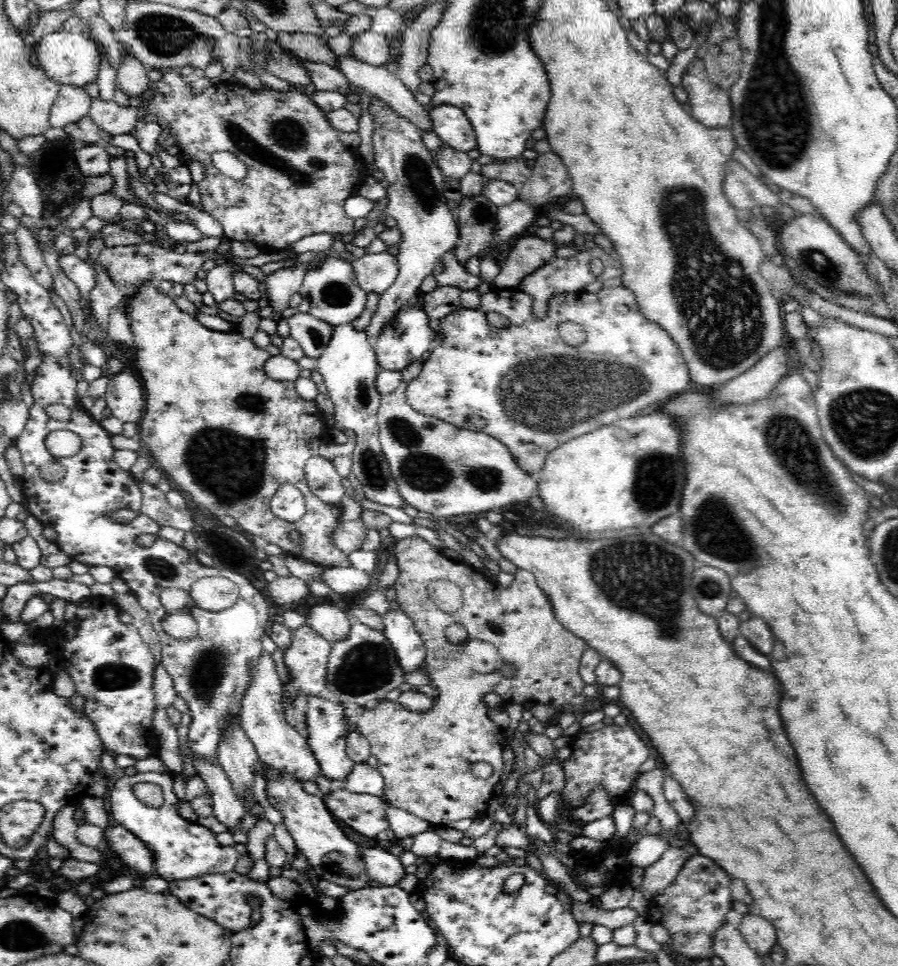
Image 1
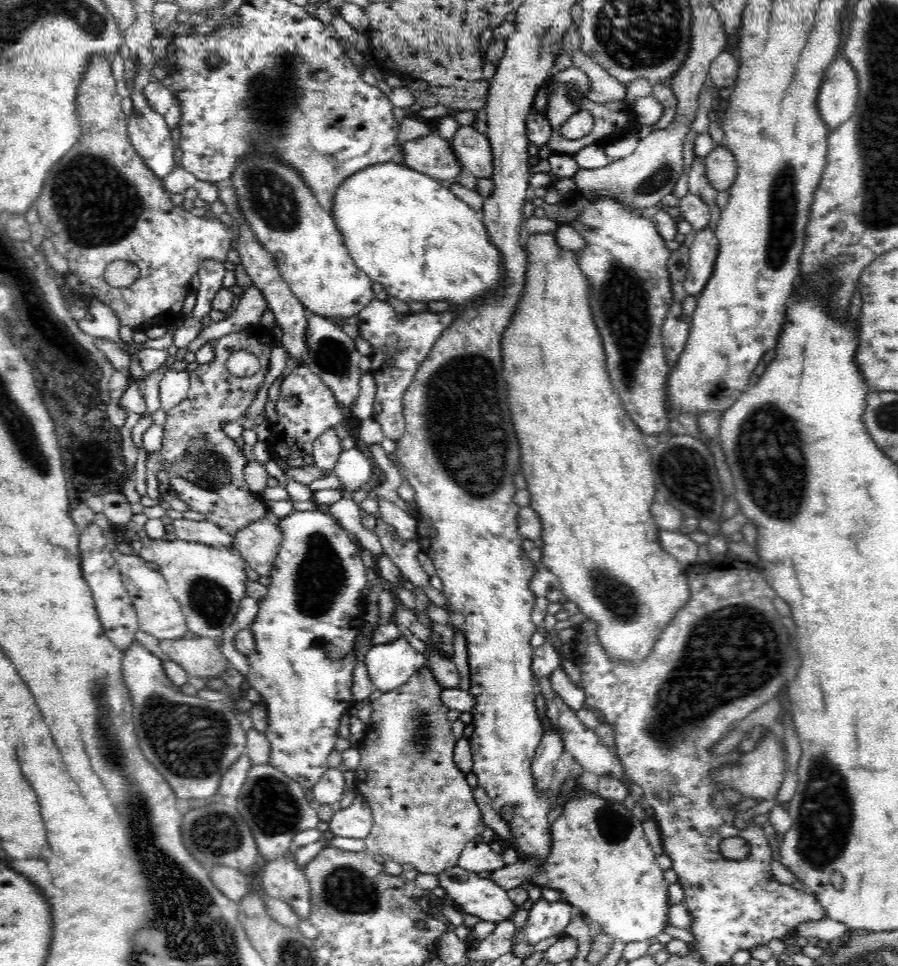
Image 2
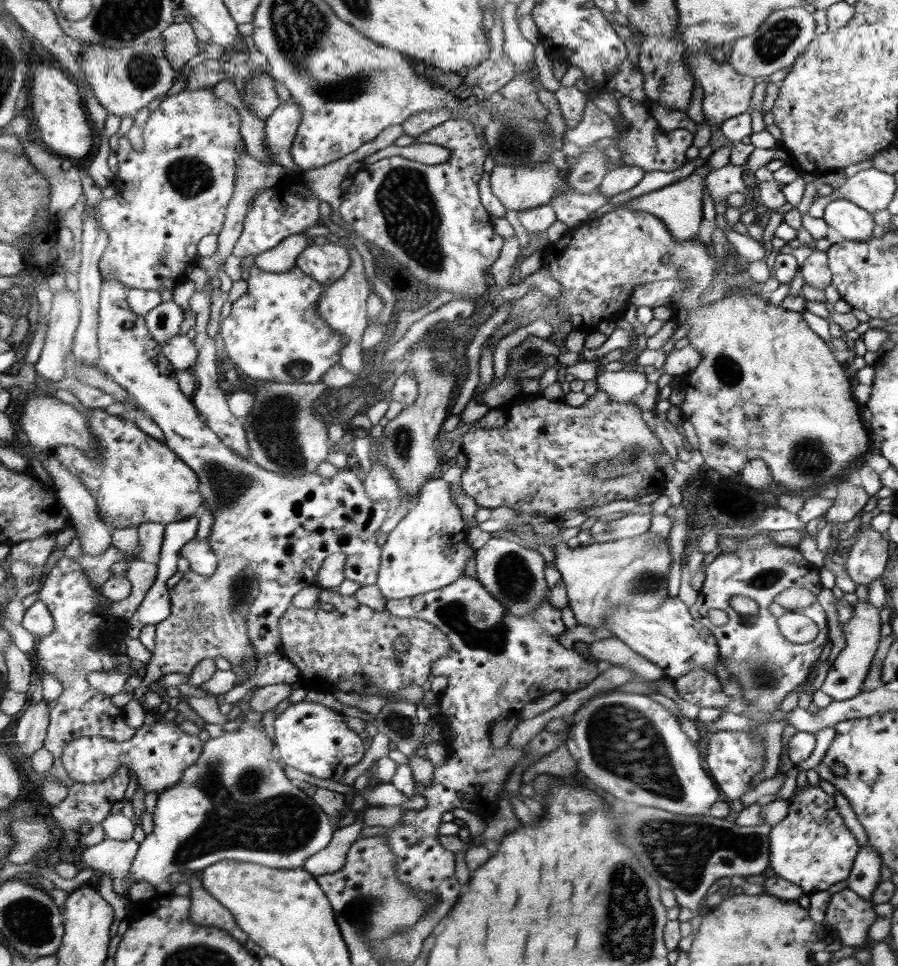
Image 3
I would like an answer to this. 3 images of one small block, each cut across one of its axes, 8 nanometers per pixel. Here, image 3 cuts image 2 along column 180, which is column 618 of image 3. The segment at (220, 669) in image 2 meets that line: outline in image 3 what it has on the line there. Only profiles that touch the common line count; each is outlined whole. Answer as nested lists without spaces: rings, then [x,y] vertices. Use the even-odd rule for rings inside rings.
[[[616,637],[604,638],[590,643],[590,654],[598,661],[608,660],[611,665],[623,666],[636,672],[639,680],[658,681],[665,678],[661,668],[634,652]]]

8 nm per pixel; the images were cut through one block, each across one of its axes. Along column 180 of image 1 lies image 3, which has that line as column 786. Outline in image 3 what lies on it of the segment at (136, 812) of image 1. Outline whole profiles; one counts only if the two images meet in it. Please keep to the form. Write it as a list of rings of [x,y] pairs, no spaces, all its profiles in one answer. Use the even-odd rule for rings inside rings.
[[[807,784],[803,790],[796,788],[787,801],[788,814],[784,820],[771,827],[769,832],[769,866],[774,874],[800,886],[805,894],[827,891],[832,885],[846,881],[846,878],[850,877],[854,859],[861,847],[838,813],[834,797],[830,797],[819,786]]]

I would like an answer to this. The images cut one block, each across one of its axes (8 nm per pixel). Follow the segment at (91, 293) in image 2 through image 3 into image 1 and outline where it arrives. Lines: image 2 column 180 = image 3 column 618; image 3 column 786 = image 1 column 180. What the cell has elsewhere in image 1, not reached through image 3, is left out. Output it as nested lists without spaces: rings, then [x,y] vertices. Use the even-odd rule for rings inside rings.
[[[144,282],[144,284],[138,284],[136,287],[132,295],[125,297],[126,304],[124,304],[124,309],[128,311],[128,317],[130,317],[130,328],[133,334],[132,345],[136,348],[136,359],[132,368],[139,375],[140,381],[142,381],[142,387],[144,387],[146,397],[145,412],[141,419],[137,439],[144,441],[142,444],[146,444],[146,447],[148,446],[150,454],[154,457],[156,463],[162,467],[162,470],[168,472],[186,497],[194,500],[196,504],[208,508],[210,514],[214,514],[214,516],[232,516],[232,518],[236,519],[238,531],[248,533],[254,538],[264,538],[268,543],[280,547],[284,554],[294,555],[304,560],[318,563],[326,568],[336,566],[340,568],[352,567],[348,559],[348,554],[334,546],[332,539],[330,539],[332,532],[336,530],[337,521],[340,518],[340,504],[326,504],[314,495],[314,492],[312,492],[312,489],[306,482],[305,469],[308,460],[320,456],[320,446],[331,443],[330,432],[332,429],[327,424],[326,416],[318,409],[315,400],[308,401],[300,397],[296,391],[295,382],[286,382],[285,380],[284,382],[278,382],[277,380],[268,378],[264,370],[264,365],[266,360],[272,355],[266,351],[266,348],[258,347],[252,339],[244,338],[238,329],[230,332],[222,332],[212,330],[200,324],[194,315],[180,310],[180,307],[175,305],[171,296],[158,290],[156,282]],[[284,483],[296,485],[305,496],[306,514],[296,522],[288,522],[287,520],[278,518],[271,509],[271,500],[274,498],[276,491]],[[293,530],[301,534],[298,542],[293,542],[289,538],[289,532]]]

